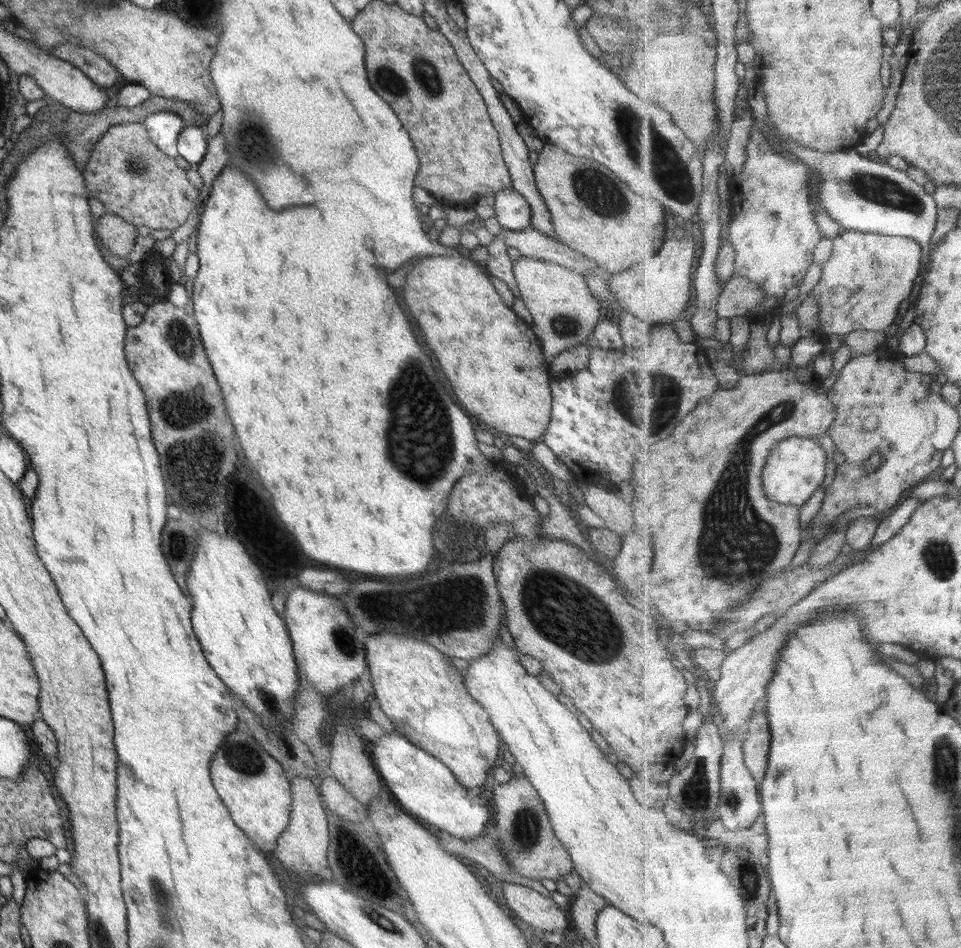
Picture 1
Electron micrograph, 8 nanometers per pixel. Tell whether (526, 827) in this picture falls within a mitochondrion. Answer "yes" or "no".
yes

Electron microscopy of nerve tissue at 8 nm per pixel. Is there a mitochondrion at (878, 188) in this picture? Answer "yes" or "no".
yes

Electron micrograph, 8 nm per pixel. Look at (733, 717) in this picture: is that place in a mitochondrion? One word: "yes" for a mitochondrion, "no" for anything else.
no

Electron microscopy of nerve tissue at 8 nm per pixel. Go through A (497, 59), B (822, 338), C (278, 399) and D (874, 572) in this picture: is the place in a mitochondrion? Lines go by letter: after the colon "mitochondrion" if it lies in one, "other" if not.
A: other
B: other
C: other
D: other

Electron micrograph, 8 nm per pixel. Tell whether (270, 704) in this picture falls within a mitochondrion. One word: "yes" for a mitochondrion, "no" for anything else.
yes

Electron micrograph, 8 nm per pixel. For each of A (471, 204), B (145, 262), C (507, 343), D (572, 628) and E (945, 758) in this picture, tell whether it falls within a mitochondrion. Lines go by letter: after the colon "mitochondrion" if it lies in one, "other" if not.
A: other
B: other
C: other
D: mitochondrion
E: mitochondrion

